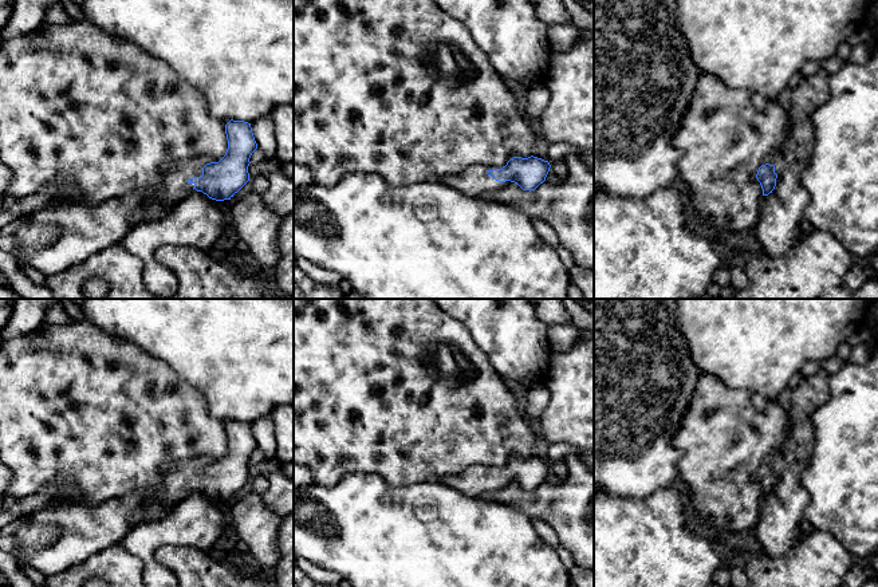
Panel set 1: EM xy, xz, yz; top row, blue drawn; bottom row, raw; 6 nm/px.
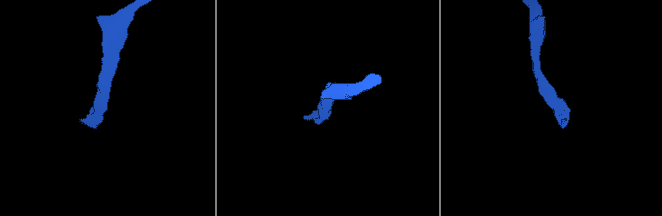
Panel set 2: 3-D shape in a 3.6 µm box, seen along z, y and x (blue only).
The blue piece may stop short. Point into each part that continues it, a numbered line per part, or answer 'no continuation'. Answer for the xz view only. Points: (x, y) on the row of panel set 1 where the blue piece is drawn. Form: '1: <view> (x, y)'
1: xz (473, 181)

